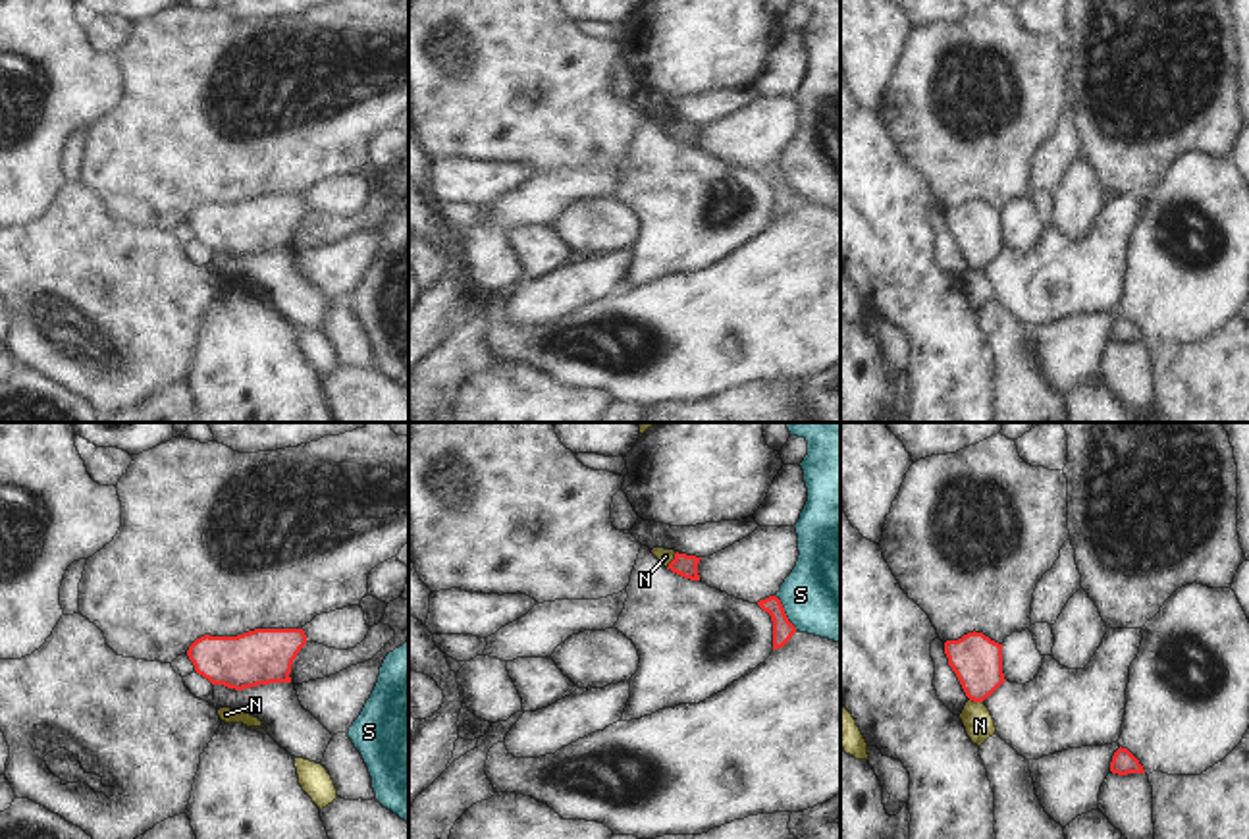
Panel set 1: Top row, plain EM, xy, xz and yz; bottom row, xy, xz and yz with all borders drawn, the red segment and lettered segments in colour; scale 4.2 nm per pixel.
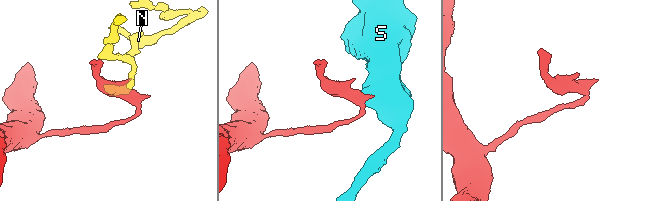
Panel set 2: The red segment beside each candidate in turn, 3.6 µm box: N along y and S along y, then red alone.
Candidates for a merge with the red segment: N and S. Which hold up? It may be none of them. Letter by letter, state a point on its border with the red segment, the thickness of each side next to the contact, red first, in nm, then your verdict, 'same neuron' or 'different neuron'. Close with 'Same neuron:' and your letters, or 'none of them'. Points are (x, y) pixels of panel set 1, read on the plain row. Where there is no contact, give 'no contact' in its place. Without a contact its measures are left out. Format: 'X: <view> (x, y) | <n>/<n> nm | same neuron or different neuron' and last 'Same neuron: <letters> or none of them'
N: xz (673, 128) | 100/60 nm | different neuron
S: xz (785, 182) | 90/420 nm | different neuron
Same neuron: none of them

